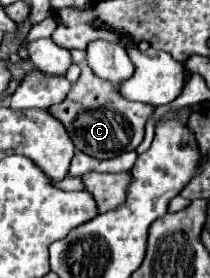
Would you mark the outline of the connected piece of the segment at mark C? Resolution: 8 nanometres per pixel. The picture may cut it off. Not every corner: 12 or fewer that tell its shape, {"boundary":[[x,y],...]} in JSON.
{"boundary":[[88,65],[48,109],[96,159],[132,151],[154,113]]}

